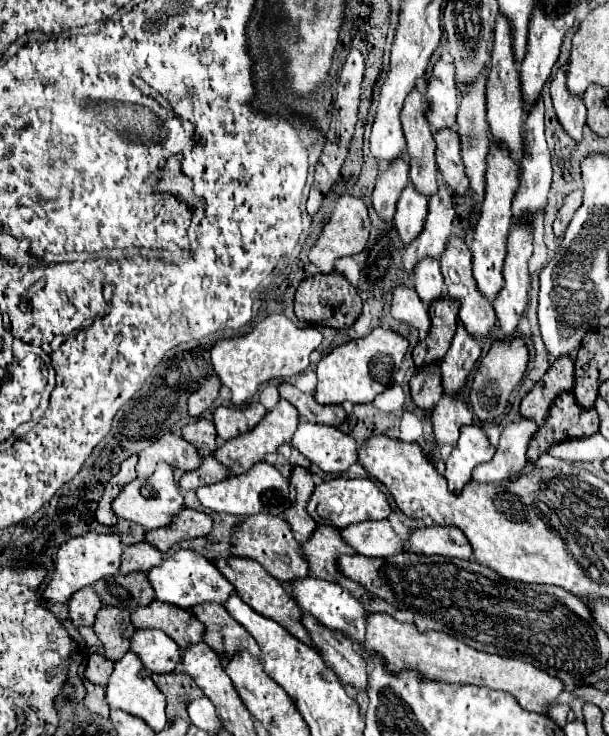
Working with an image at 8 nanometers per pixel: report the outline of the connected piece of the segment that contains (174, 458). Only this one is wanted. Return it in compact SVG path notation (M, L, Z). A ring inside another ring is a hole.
M172 432L164 434L150 448L140 452L140 460L136 466L138 476L140 478L152 476L156 464L162 460L168 462L172 468L180 468L184 472L196 470L196 466L202 464L198 450L190 442L186 442L182 436L176 436Z

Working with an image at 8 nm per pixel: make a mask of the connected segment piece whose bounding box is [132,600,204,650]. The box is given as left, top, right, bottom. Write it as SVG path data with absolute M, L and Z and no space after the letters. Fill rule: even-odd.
M154 600L148 606L138 606L132 614L132 624L136 628L164 630L182 650L202 642L204 638L204 626L192 612L176 610L176 606L168 606L160 600Z

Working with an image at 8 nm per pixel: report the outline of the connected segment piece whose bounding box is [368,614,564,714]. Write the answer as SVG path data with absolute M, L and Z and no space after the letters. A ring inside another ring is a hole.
M368 614L368 650L384 654L390 670L402 670L404 666L420 670L428 678L436 678L452 684L476 684L492 690L510 692L524 710L546 714L548 704L564 690L564 682L544 670L534 668L518 658L504 658L496 654L478 652L464 642L442 632L418 632L414 624L398 622L388 614Z

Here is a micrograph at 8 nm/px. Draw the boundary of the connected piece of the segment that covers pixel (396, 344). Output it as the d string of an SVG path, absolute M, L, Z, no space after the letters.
M376 328L364 338L350 340L350 342L346 342L342 346L334 348L330 354L326 354L318 362L318 368L316 368L318 386L316 386L316 392L314 392L316 400L320 404L342 404L346 400L352 402L352 404L368 404L368 402L372 402L378 394L382 394L392 384L392 376L400 368L406 350L408 350L408 340L402 338L400 334L396 334L394 330L386 330L386 328Z

